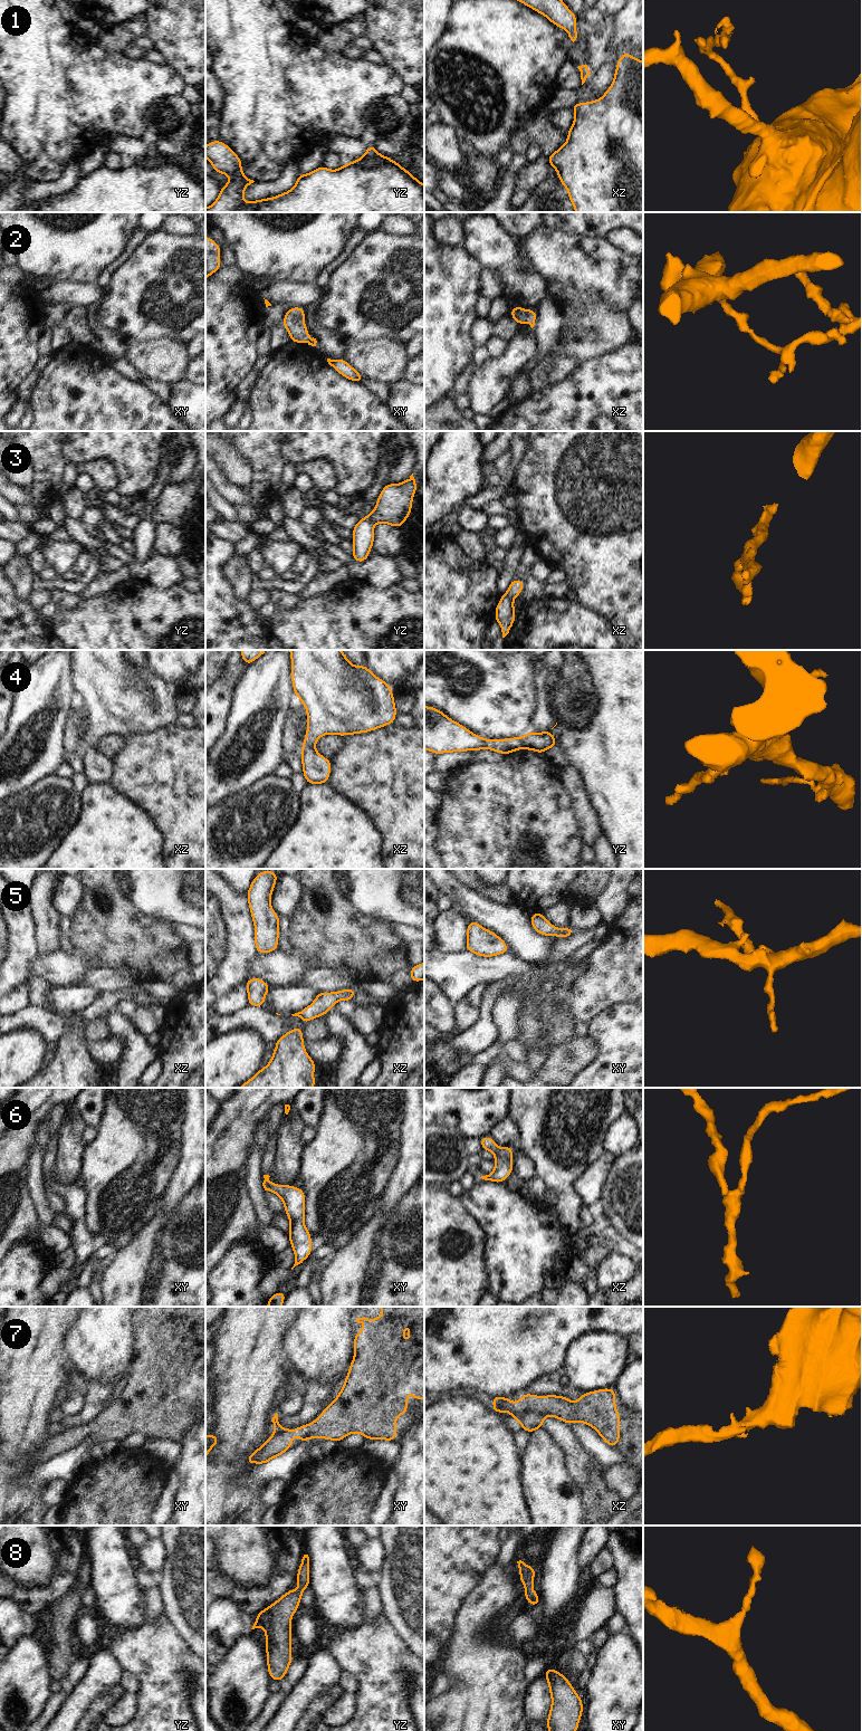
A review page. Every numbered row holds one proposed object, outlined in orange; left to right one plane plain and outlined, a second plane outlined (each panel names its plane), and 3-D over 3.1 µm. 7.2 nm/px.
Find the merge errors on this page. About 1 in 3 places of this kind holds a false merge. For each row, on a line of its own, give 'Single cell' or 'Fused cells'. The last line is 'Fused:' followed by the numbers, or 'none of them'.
1: Single cell
2: Single cell
3: Fused cells
4: Fused cells
5: Single cell
6: Single cell
7: Single cell
8: Single cell
Fused: 3, 4.

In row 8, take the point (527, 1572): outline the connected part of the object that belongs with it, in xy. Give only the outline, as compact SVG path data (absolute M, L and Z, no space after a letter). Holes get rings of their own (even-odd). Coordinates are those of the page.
M517 1561L519 1568L519 1579L525 1587L525 1598L528 1604L536 1607L540 1604L540 1599L537 1593L533 1590L534 1577L538 1570L535 1570L531 1566L526 1565L524 1561Z

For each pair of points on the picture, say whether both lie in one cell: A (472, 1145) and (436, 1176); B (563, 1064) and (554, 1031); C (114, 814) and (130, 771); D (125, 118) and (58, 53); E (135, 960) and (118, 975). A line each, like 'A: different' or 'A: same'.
A: different
B: different
C: different
D: same
E: different

